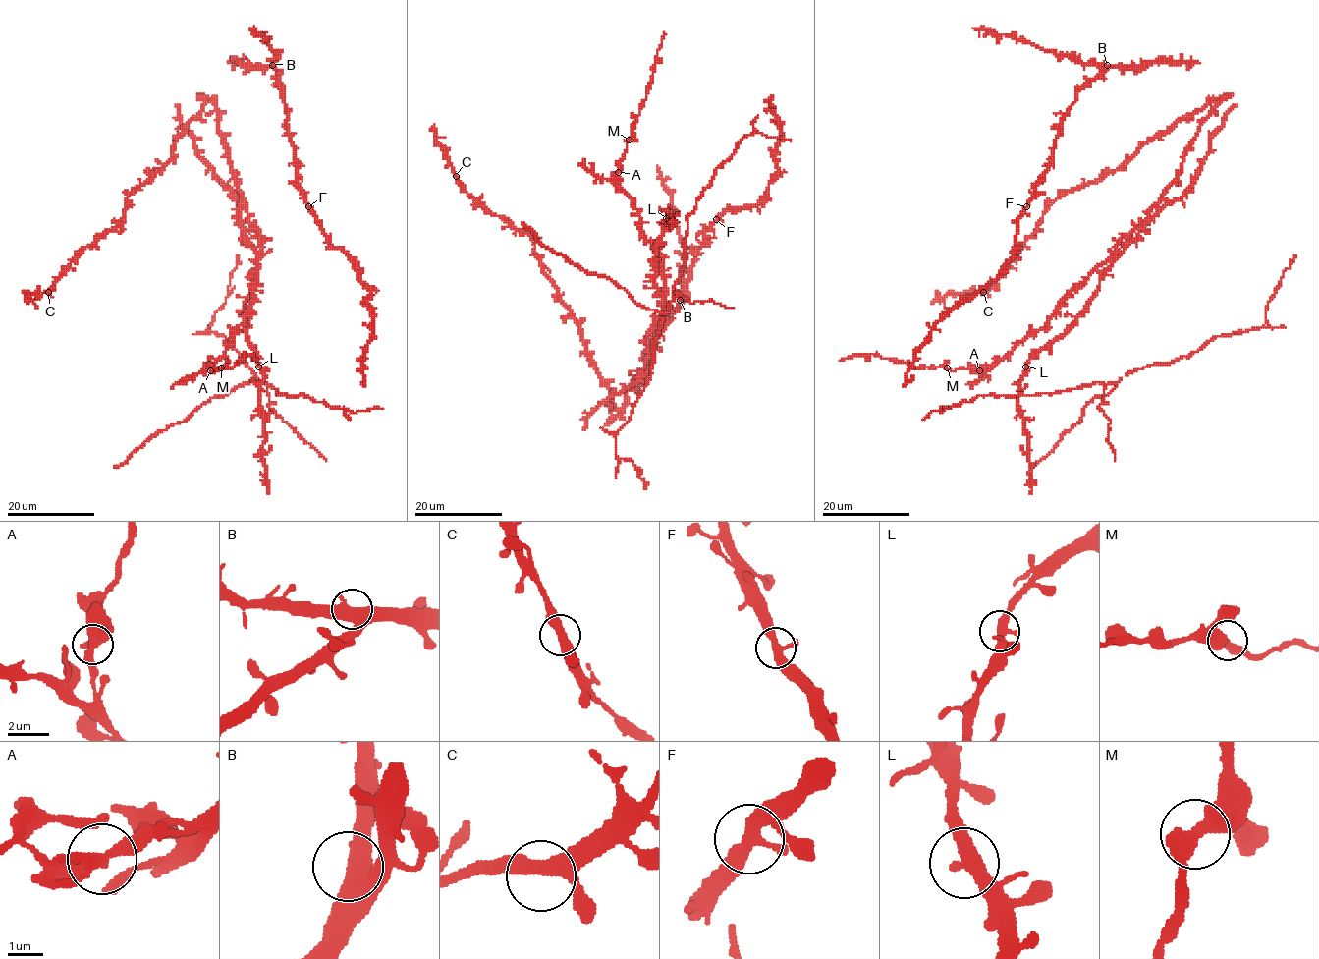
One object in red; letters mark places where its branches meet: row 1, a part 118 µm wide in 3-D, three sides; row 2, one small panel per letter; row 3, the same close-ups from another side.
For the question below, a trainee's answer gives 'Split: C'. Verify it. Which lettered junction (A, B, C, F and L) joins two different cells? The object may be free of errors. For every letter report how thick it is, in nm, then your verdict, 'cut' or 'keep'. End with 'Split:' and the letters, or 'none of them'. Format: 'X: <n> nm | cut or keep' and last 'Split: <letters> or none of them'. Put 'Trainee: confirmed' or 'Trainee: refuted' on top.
Trainee: refuted
A: 440 nm | cut
B: 550 nm | keep
C: 440 nm | keep
F: 400 nm | keep
L: 400 nm | keep
Split: A

